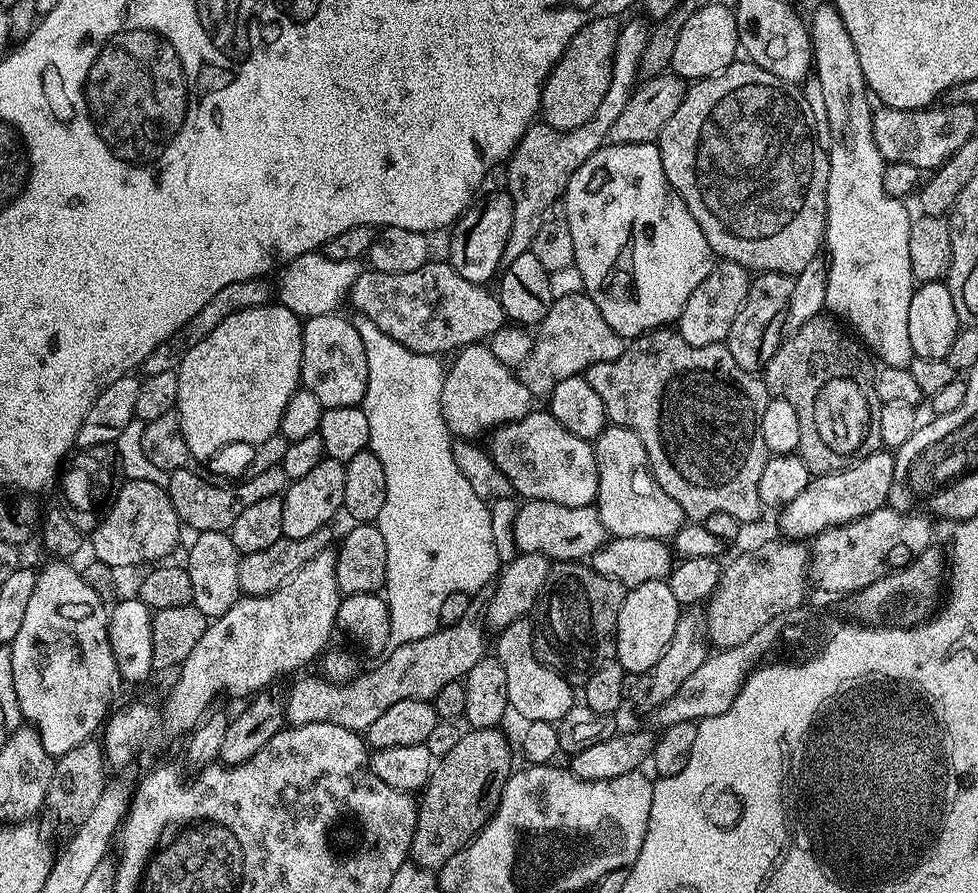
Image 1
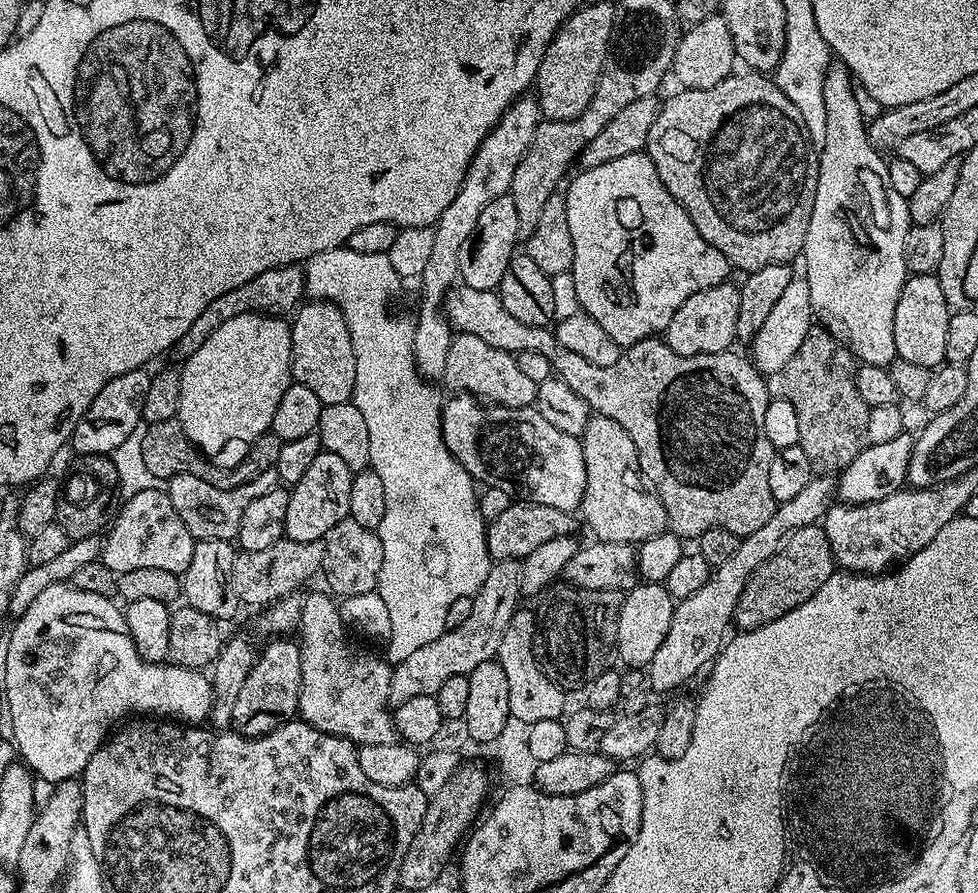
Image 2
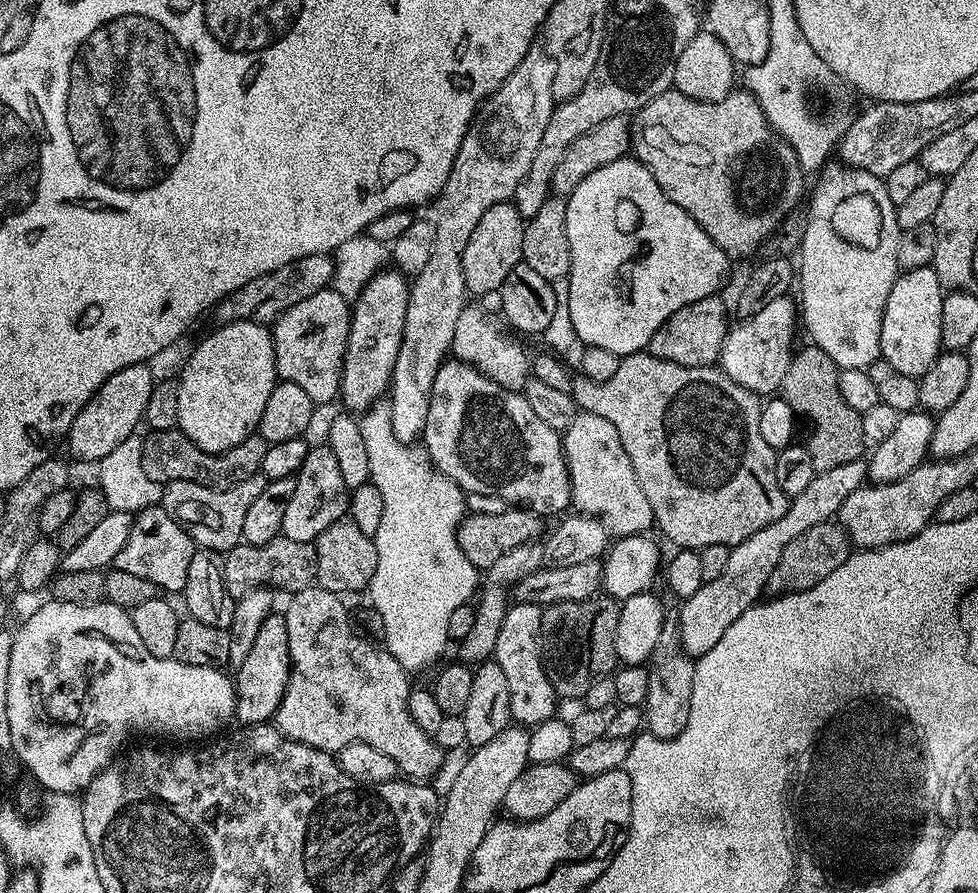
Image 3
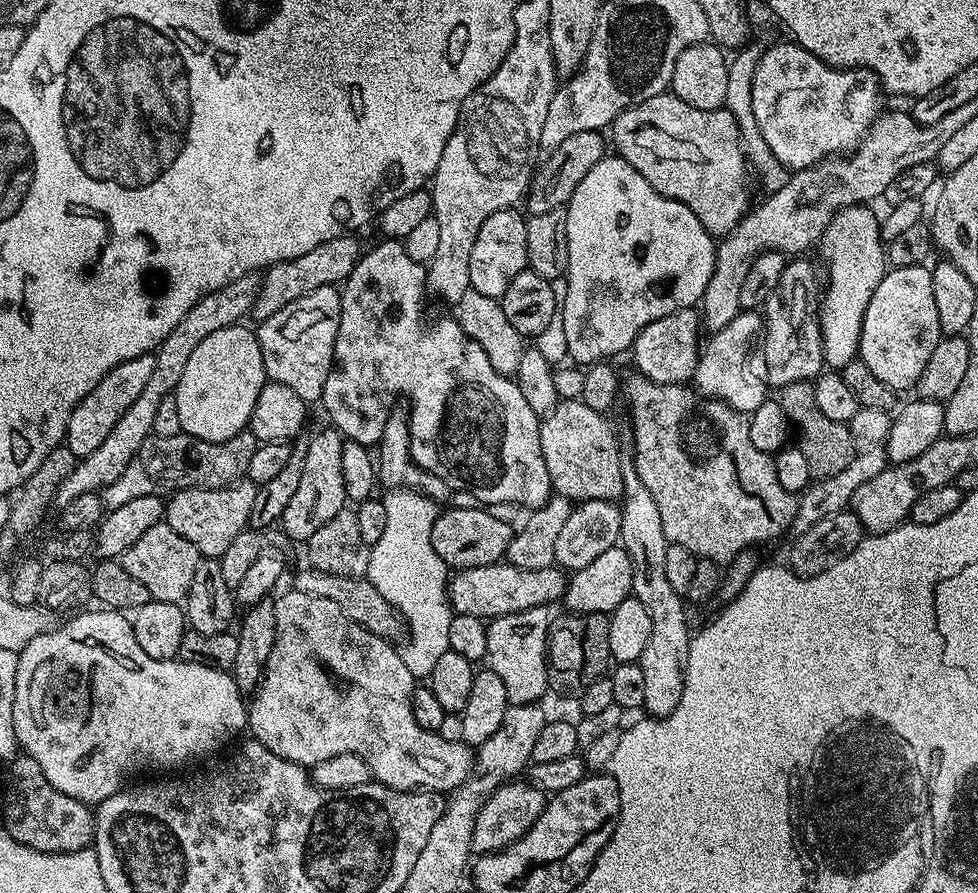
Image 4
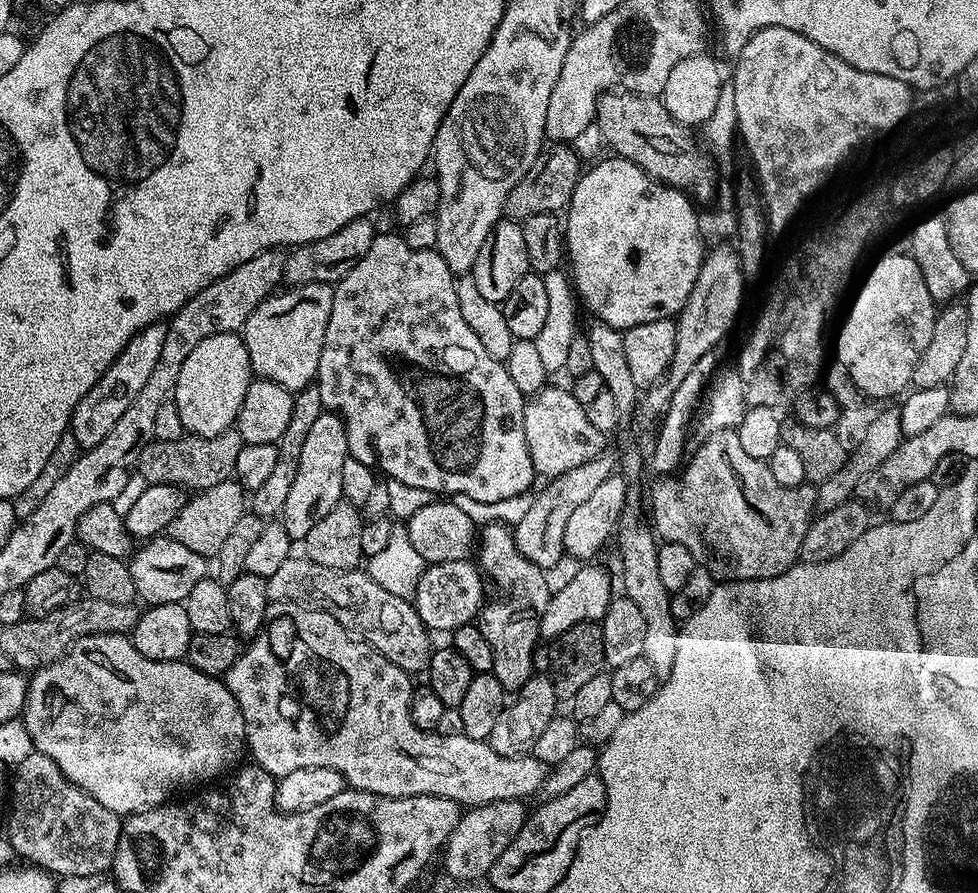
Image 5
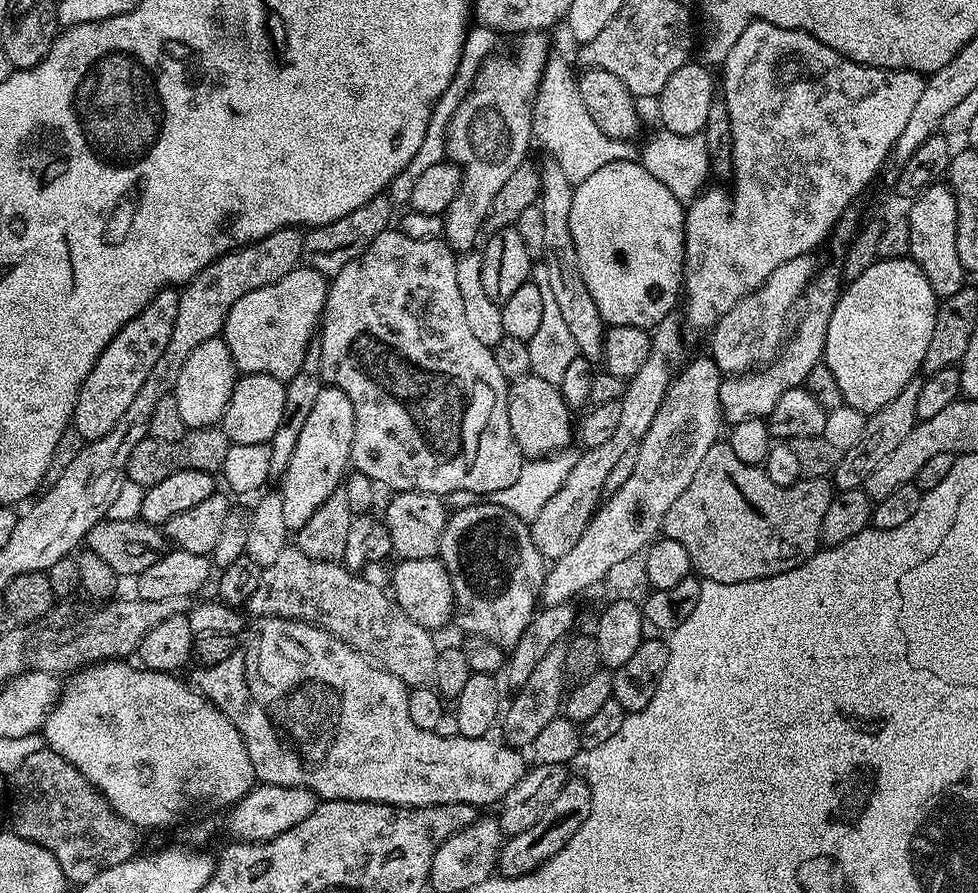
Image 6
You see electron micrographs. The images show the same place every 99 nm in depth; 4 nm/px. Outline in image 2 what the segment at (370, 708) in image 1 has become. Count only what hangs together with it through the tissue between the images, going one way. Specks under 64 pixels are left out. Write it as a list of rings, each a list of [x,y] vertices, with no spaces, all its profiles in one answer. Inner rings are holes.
[[[495,561],[490,574],[486,574],[486,582],[482,582],[479,592],[472,597],[466,622],[462,622],[462,626],[448,628],[441,636],[434,638],[434,642],[426,642],[426,646],[418,646],[414,654],[410,654],[393,667],[388,695],[389,705],[410,702],[410,698],[419,696],[435,696],[437,690],[449,678],[467,676],[474,670],[474,666],[479,666],[487,660],[495,660],[498,646],[502,646],[502,634],[506,634],[506,626],[510,626],[510,618],[514,618],[522,600],[521,580],[521,561]]]

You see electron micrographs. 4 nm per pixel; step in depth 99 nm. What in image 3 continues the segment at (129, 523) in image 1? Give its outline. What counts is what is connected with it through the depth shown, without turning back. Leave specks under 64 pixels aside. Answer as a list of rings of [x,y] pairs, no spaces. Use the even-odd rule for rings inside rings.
[[[162,506],[144,508],[135,513],[130,530],[130,538],[126,538],[126,546],[118,550],[118,558],[114,567],[126,570],[126,574],[134,574],[137,578],[146,578],[157,584],[165,593],[183,593],[187,585],[187,570],[197,545],[192,543],[190,534],[166,514]]]

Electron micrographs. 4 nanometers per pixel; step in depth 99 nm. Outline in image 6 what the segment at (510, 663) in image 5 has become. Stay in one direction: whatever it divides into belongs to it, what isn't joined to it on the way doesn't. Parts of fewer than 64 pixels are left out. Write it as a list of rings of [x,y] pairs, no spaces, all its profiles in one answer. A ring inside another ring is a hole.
[[[491,502],[472,503],[476,504],[468,504],[449,515],[440,539],[438,559],[452,583],[454,624],[461,628],[461,633],[481,636],[499,648],[511,650],[538,611],[544,591],[546,561],[534,546],[532,529],[522,517]]]

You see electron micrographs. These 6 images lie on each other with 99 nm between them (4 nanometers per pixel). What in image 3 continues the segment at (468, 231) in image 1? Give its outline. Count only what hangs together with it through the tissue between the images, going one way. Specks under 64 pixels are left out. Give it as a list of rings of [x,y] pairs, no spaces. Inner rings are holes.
[[[512,202],[490,206],[490,210],[478,218],[478,226],[474,226],[474,234],[470,234],[470,242],[466,242],[466,250],[462,254],[464,286],[471,295],[472,292],[476,296],[484,296],[487,292],[499,293],[502,282],[506,282],[506,274],[522,262],[520,255],[525,223],[525,217]]]

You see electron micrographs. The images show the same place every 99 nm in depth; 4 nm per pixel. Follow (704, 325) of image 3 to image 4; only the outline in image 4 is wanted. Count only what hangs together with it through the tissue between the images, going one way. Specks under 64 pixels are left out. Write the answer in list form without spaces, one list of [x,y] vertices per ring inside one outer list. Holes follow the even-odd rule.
[[[696,308],[674,310],[674,314],[666,314],[666,318],[658,318],[658,322],[650,322],[638,334],[632,343],[630,357],[636,363],[635,371],[639,375],[663,384],[687,383],[693,379],[696,371],[697,357],[702,349],[702,316]]]

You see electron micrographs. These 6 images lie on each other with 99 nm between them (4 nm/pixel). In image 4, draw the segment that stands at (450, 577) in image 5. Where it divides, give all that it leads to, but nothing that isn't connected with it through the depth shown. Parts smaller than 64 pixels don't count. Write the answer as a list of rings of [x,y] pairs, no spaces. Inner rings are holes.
[[[507,562],[491,564],[490,566],[474,566],[459,569],[448,581],[448,602],[455,614],[470,614],[479,620],[491,622],[498,616],[518,614],[531,608],[548,608],[552,603],[563,601],[564,592],[568,588],[569,577],[565,569],[559,566],[546,568],[519,568]]]

